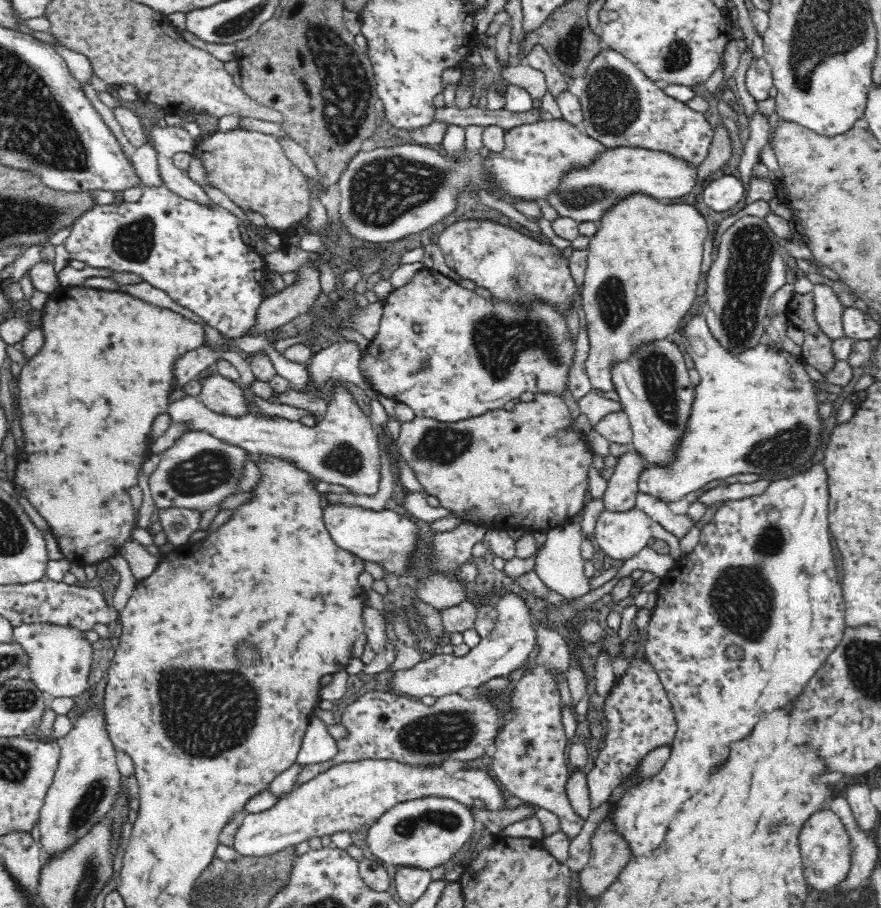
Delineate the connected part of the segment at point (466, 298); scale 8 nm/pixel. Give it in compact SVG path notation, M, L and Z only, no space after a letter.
M423 269L418 272L412 282L404 288L394 290L383 303L383 316L379 322L378 335L371 341L368 352L362 356L361 373L368 376L373 388L395 401L408 404L415 412L416 417L425 417L442 423L458 423L477 418L488 411L502 409L504 404L508 404L513 398L519 397L521 392L530 391L536 394L540 391L554 392L562 394L566 388L568 370L573 365L575 344L572 343L568 335L566 321L562 321L556 313L547 307L537 307L534 311L524 313L516 311L516 308L508 305L494 306L482 298L487 298L476 290L464 289L459 284L452 283L435 270Z

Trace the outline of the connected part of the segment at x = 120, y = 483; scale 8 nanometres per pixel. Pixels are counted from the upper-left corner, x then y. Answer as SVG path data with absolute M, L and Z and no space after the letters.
M61 286L48 297L43 312L42 330L46 335L46 347L21 368L21 373L16 381L17 396L20 396L20 402L18 402L20 430L24 434L26 446L24 446L22 458L17 460L18 466L14 483L20 494L27 497L32 506L47 521L51 534L58 541L63 556L71 564L86 567L120 553L120 548L128 540L132 530L135 529L137 522L136 510L134 510L130 496L127 495L127 490L140 484L138 480L140 480L142 465L152 455L151 444L154 439L155 421L161 414L168 413L168 408L173 403L174 392L179 388L176 383L178 362L186 354L190 354L190 352L194 352L202 346L208 346L208 343L202 326L196 322L185 318L173 309L158 307L134 296L118 292L96 290L83 286Z

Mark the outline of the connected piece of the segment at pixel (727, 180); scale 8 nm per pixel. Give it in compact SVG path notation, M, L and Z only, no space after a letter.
M724 175L710 181L702 192L704 204L714 212L727 212L732 210L742 196L746 195L747 180L738 180L732 175Z

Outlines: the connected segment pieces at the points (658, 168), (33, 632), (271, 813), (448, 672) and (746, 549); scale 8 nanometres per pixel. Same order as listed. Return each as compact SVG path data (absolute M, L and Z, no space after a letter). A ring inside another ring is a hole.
M602 148L586 163L570 165L557 178L557 185L544 196L544 202L556 212L576 222L598 222L605 218L620 200L633 195L646 196L656 203L674 202L694 186L694 170L661 152L641 148Z
M50 623L13 626L13 638L32 653L31 680L49 699L76 698L87 687L91 667L90 635Z
M364 759L344 762L302 783L291 796L261 814L248 814L236 830L231 848L238 857L257 859L296 848L312 838L334 834L362 834L398 804L425 799L447 799L486 810L500 810L504 798L482 767L446 772L440 766L404 764L400 761Z
M517 593L508 594L497 603L498 618L490 634L473 646L466 655L449 655L442 653L427 660L416 662L412 668L400 668L390 674L388 691L390 694L420 701L420 698L444 698L452 694L463 694L468 691L481 690L481 687L494 678L510 676L512 672L534 674L530 654L537 646L537 635L532 628L531 614L524 601Z
M816 464L800 475L772 480L762 494L752 495L742 500L725 502L716 507L709 519L700 527L699 541L694 550L681 556L676 561L672 571L668 572L661 580L656 590L656 606L646 628L645 656L652 663L663 687L666 689L667 697L671 702L674 713L676 713L678 732L660 774L650 783L645 783L643 786L626 792L619 802L611 804L606 816L604 816L606 823L610 825L612 836L618 837L618 840L623 843L631 860L638 858L638 856L654 856L656 854L656 850L660 848L660 844L664 841L665 832L668 829L672 814L682 808L684 800L692 798L694 792L698 792L700 784L703 785L706 781L708 768L712 768L714 764L719 763L718 760L723 757L727 745L740 740L742 736L746 736L746 733L750 732L750 728L759 720L762 720L762 717L766 716L767 712L772 711L778 704L784 704L794 692L800 692L806 686L806 682L817 674L817 670L825 663L825 660L840 642L847 627L845 624L846 605L843 602L841 586L838 583L839 579L836 575L836 566L832 557L832 542L830 542L829 522L827 521L828 497L823 465ZM732 643L738 644L743 649L744 657L742 659L732 661L724 656L726 646Z

